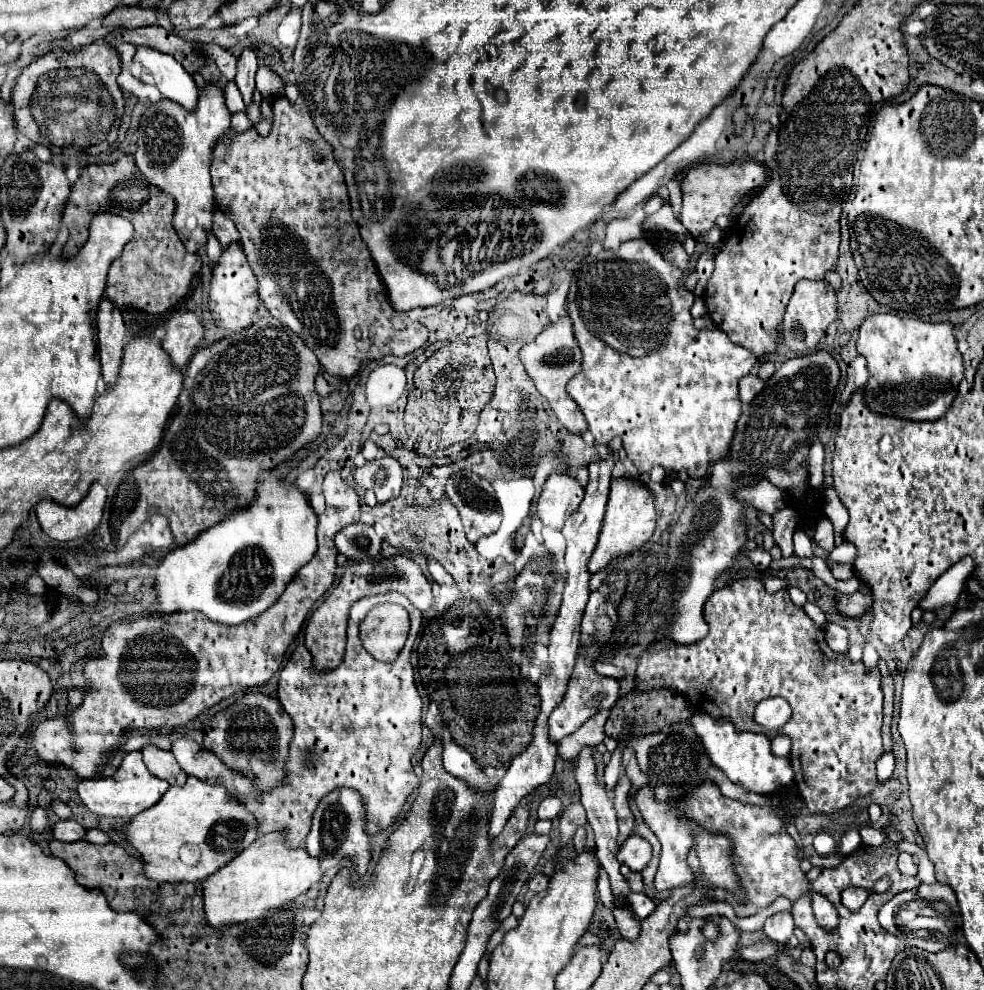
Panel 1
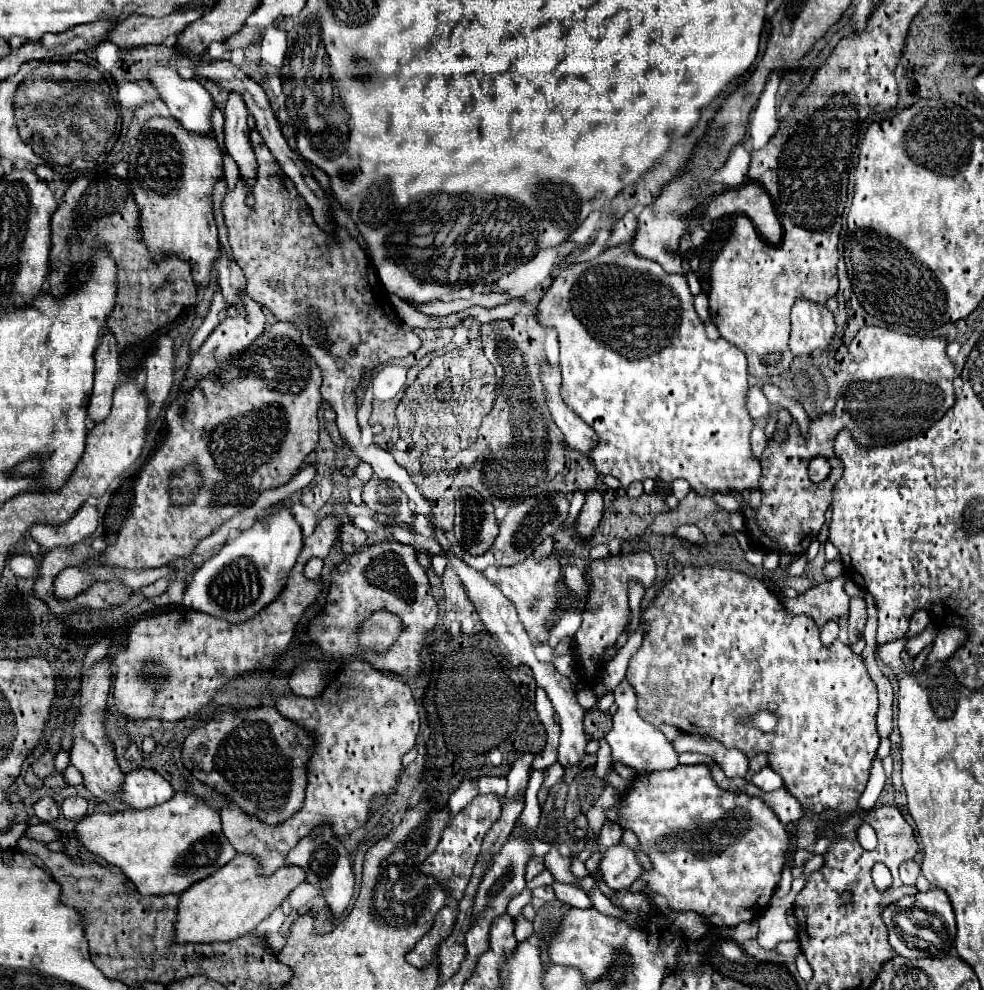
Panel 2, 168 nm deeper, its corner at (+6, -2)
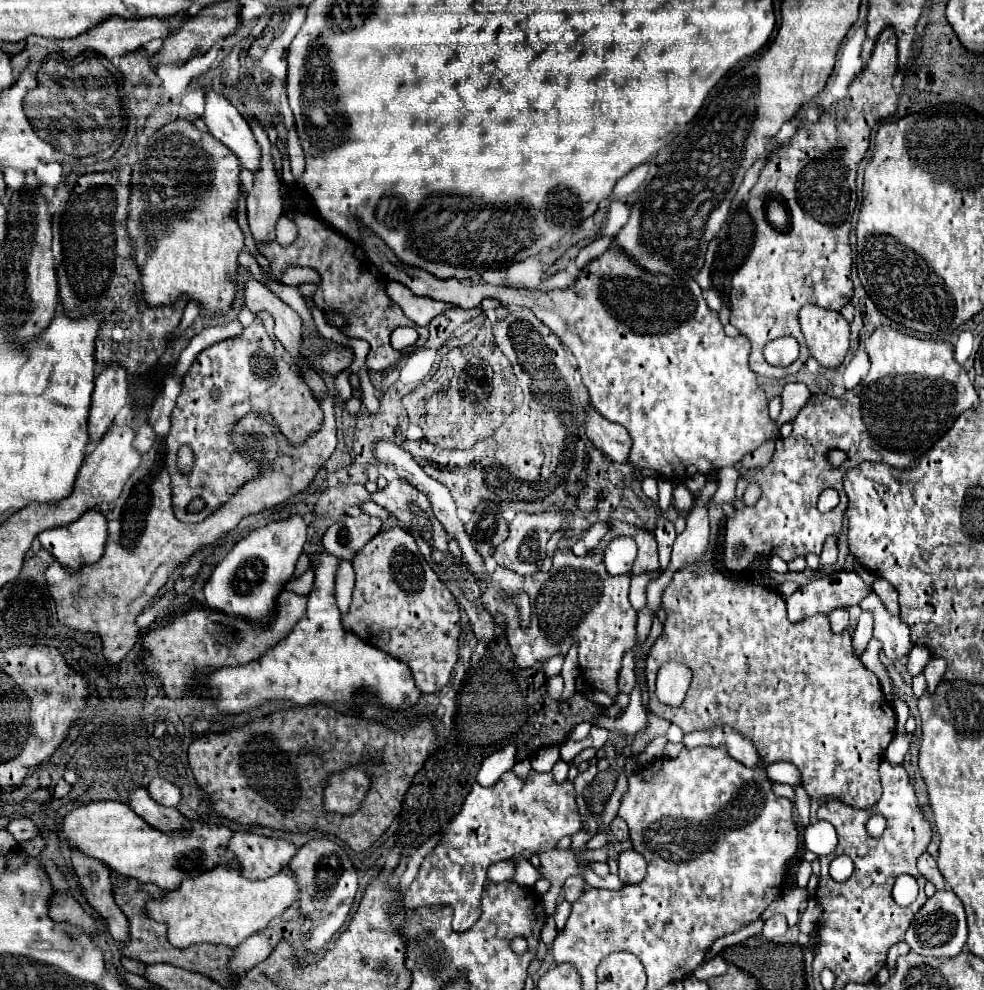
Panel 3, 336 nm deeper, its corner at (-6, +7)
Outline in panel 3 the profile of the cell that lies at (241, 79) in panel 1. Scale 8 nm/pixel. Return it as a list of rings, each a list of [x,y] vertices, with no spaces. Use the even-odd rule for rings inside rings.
[[[250,122],[260,148],[264,150],[264,166],[260,168],[260,178],[256,178],[254,188],[248,192],[248,226],[256,244],[268,244],[276,240],[276,220],[282,214],[282,194],[280,180],[270,160],[270,140],[260,122]]]

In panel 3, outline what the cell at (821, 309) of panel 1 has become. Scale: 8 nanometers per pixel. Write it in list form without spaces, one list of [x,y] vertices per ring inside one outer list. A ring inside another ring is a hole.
[[[806,304],[798,312],[798,322],[808,350],[820,366],[836,368],[844,362],[850,346],[850,324],[840,312]]]

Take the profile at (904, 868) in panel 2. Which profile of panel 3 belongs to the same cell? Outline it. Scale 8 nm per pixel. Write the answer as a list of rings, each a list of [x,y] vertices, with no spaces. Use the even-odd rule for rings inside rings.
[[[922,854],[922,856],[918,858],[918,870],[924,874],[924,878],[926,878],[928,882],[932,882],[932,884],[936,886],[936,890],[946,888],[944,876],[942,876],[942,872],[938,870],[936,860],[934,860],[930,854]]]

